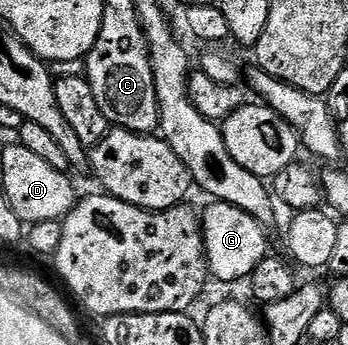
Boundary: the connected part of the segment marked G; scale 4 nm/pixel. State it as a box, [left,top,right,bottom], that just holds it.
[201,202,267,284]

